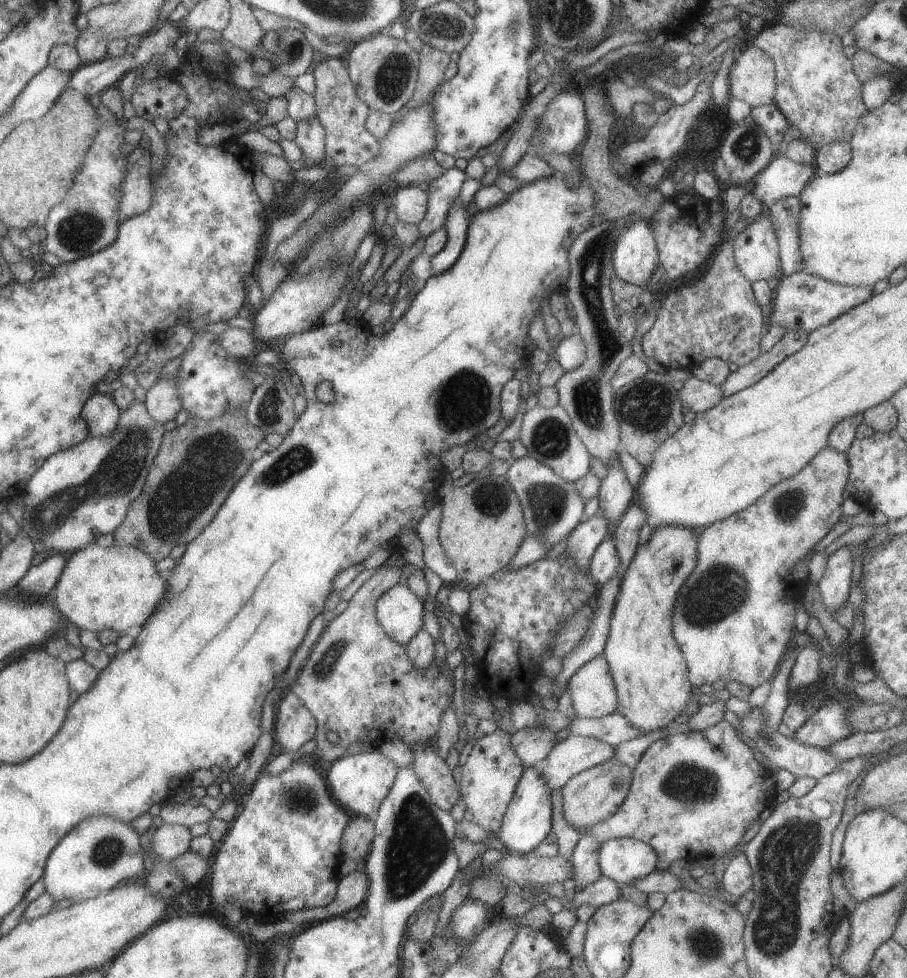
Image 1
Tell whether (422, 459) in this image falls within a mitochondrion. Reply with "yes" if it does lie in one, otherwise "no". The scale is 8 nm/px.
no

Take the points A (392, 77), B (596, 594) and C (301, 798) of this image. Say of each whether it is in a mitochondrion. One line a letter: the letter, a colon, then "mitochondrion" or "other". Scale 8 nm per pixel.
A: mitochondrion
B: other
C: mitochondrion

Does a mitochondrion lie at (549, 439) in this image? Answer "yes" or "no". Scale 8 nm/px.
yes

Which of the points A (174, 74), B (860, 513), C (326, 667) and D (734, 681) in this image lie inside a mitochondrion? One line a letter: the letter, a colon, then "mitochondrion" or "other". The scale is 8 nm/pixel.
A: other
B: other
C: mitochondrion
D: other

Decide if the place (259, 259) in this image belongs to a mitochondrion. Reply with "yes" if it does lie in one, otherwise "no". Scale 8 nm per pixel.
no

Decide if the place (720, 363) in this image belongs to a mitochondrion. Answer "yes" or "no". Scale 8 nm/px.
no

